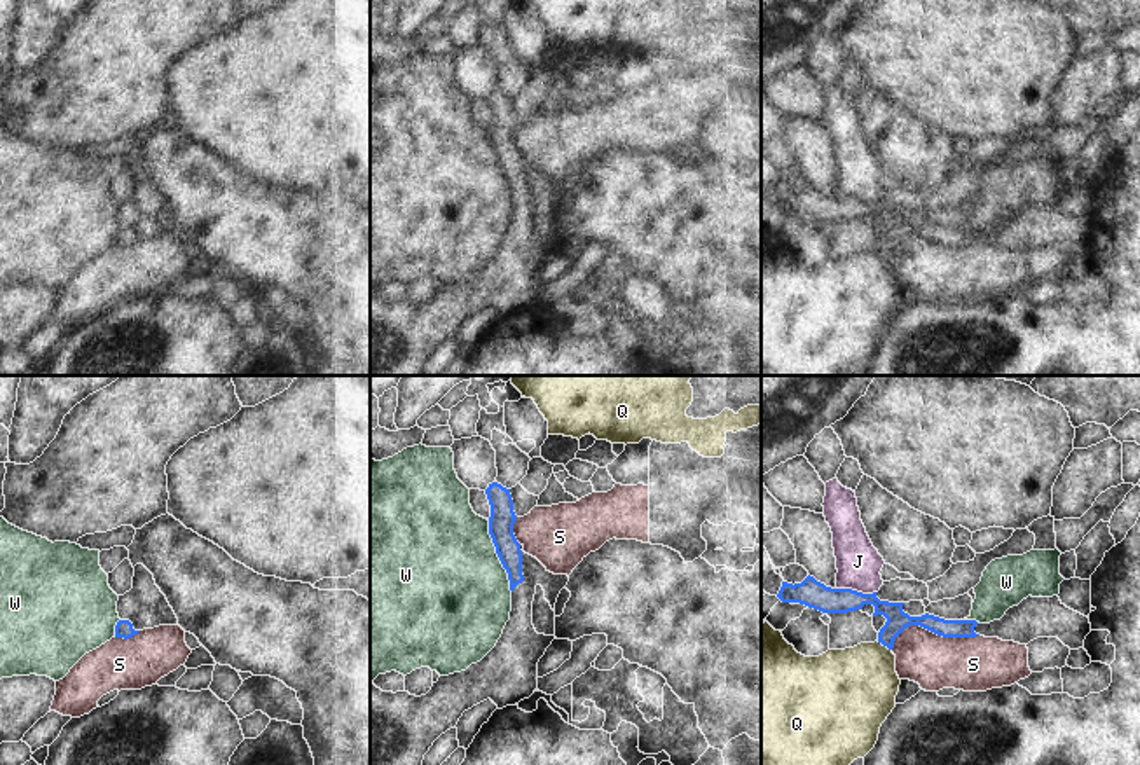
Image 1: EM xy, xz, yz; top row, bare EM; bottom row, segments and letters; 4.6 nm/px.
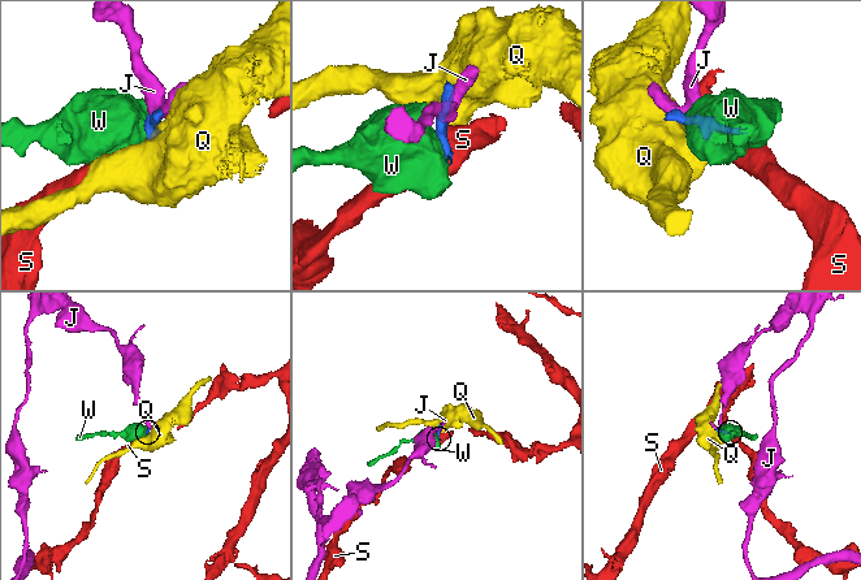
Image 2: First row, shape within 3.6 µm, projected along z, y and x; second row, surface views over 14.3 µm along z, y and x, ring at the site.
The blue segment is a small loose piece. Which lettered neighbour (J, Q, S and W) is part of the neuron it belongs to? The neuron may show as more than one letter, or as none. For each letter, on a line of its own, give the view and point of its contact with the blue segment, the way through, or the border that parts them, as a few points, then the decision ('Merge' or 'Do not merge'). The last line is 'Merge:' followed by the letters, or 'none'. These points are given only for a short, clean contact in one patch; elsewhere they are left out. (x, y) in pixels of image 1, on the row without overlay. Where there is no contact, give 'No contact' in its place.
J: Touches blue at yz (856, 199). Boundary: yz (837, 196), (875, 201). Do not merge
Q: Touches blue at yz (884, 254). Boundary: yz (877, 250), (891, 259). Do not merge
S: Touches blue at yz (931, 240). Do not merge
W: Touches blue at xz (498, 165). Boundary: xz (487, 130), (494, 161), (512, 199). Do not merge
Merge: none

